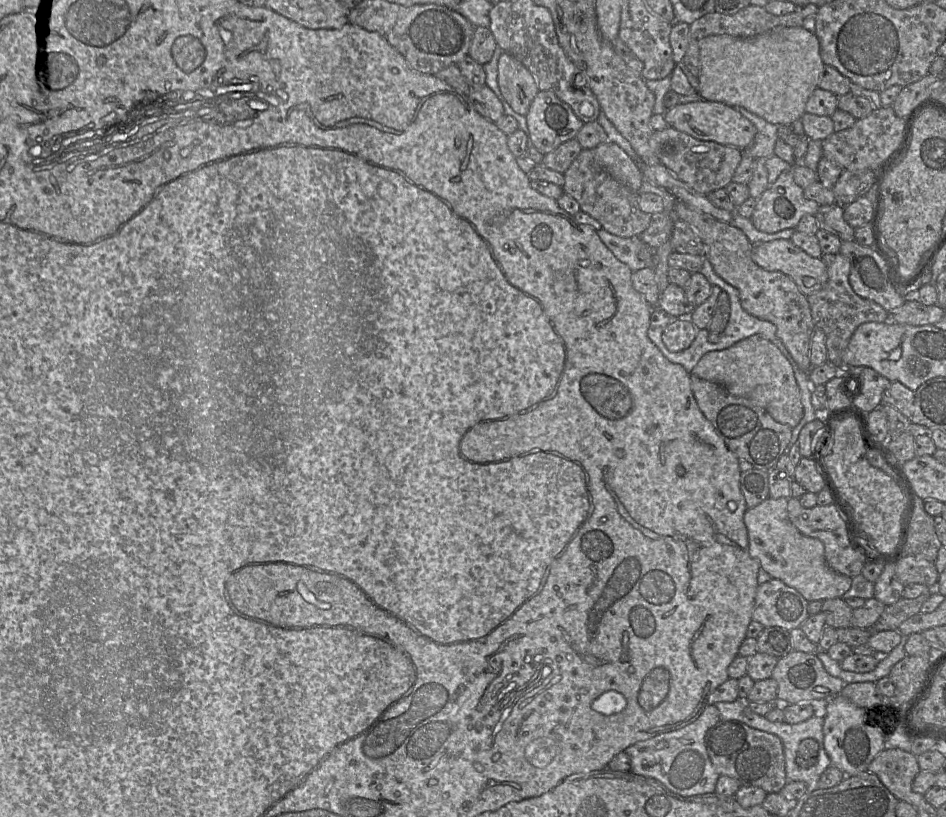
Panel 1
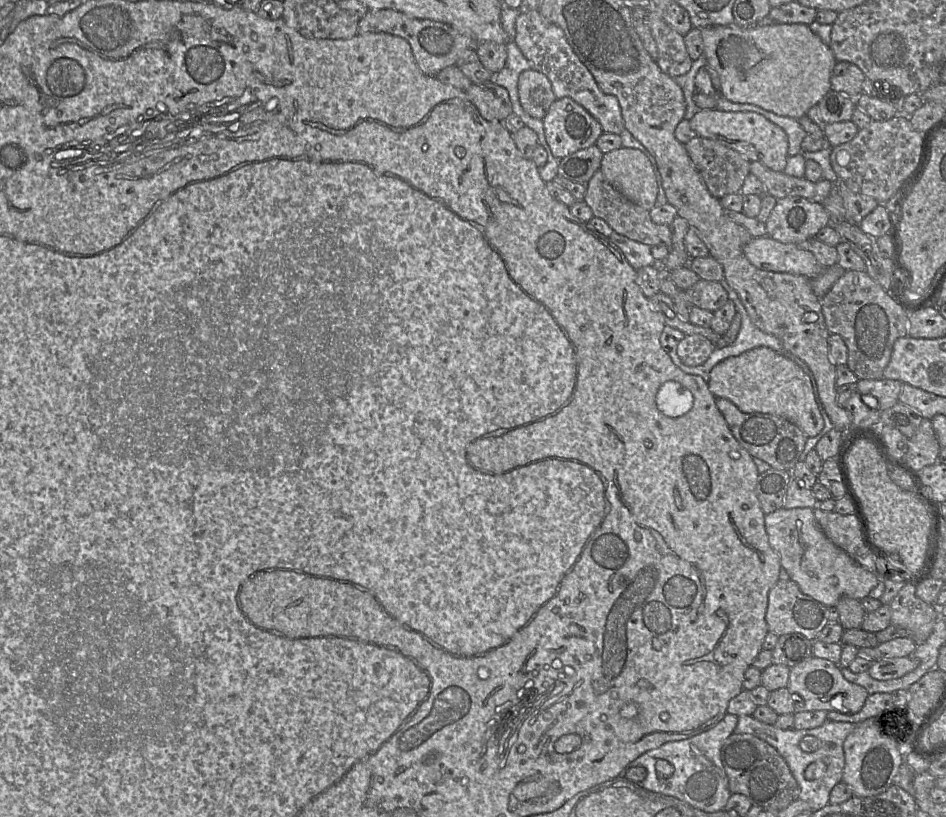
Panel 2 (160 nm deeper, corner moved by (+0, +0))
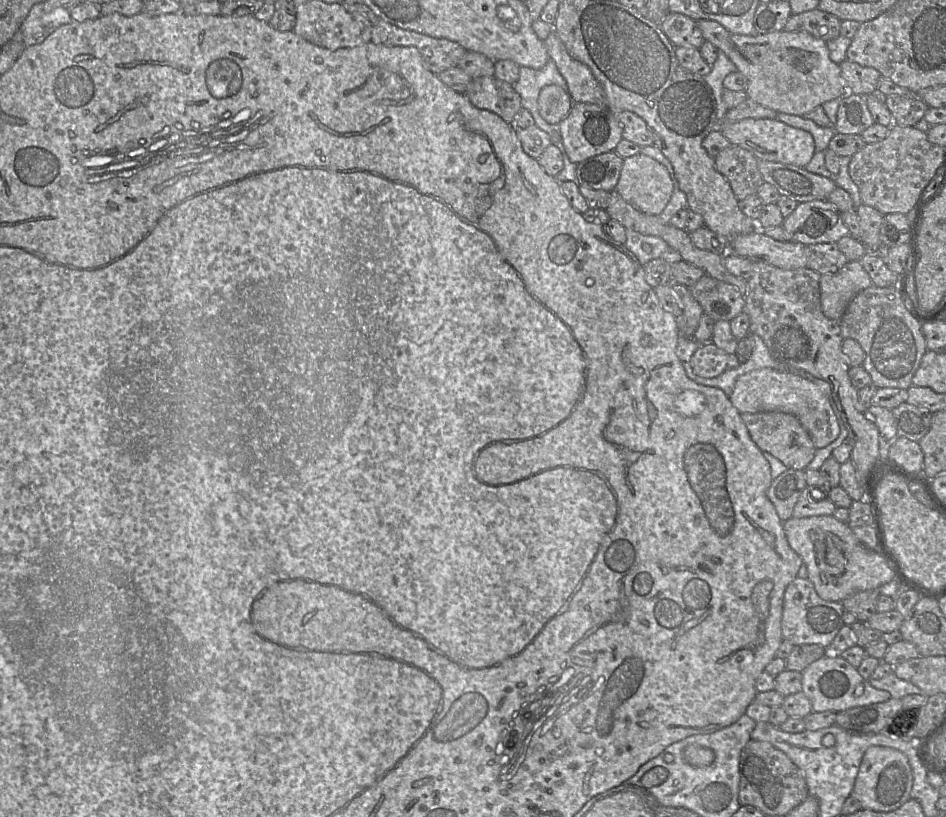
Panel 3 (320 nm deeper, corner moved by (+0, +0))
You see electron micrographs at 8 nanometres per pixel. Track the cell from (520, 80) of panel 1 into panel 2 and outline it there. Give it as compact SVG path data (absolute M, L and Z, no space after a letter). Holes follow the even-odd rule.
M533 68L520 74L518 95L524 111L531 117L541 120L557 99L549 79Z

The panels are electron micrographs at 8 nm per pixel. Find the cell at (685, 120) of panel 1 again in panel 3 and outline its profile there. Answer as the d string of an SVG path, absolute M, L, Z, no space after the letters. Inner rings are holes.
M745 118L732 124L724 125L720 132L731 144L751 152L758 160L805 167L816 152L814 138L809 132L792 127L776 119Z

